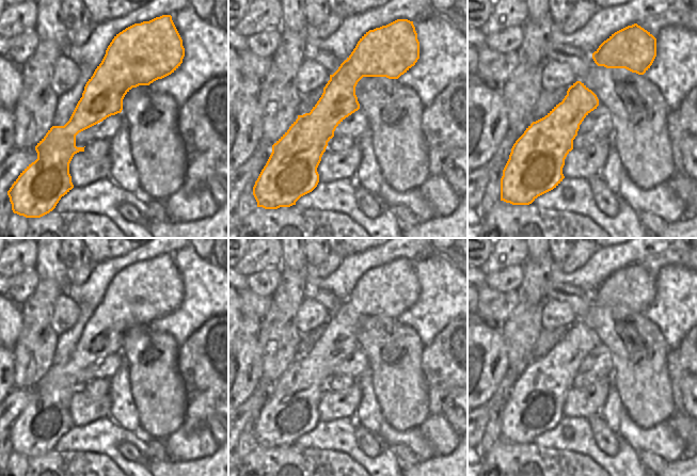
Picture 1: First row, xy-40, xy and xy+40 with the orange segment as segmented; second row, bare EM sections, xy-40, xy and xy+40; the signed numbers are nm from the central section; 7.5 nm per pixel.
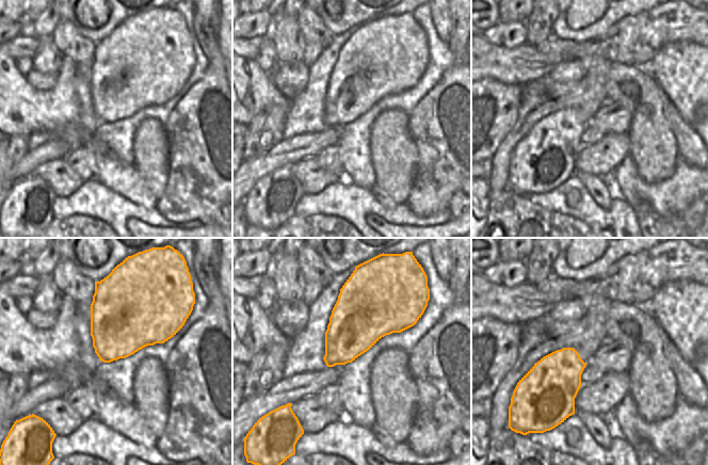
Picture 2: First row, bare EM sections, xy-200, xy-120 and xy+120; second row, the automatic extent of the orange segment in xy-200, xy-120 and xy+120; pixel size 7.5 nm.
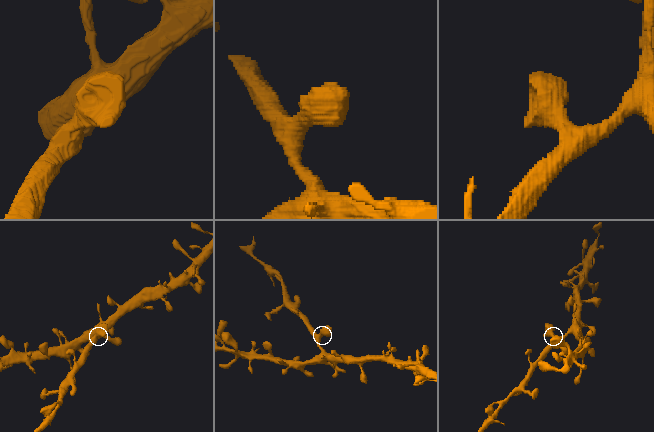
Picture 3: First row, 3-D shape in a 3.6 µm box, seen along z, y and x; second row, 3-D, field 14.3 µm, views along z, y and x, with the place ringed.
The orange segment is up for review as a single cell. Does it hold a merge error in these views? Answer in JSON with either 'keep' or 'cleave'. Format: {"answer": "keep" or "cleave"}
{"answer": "keep"}

